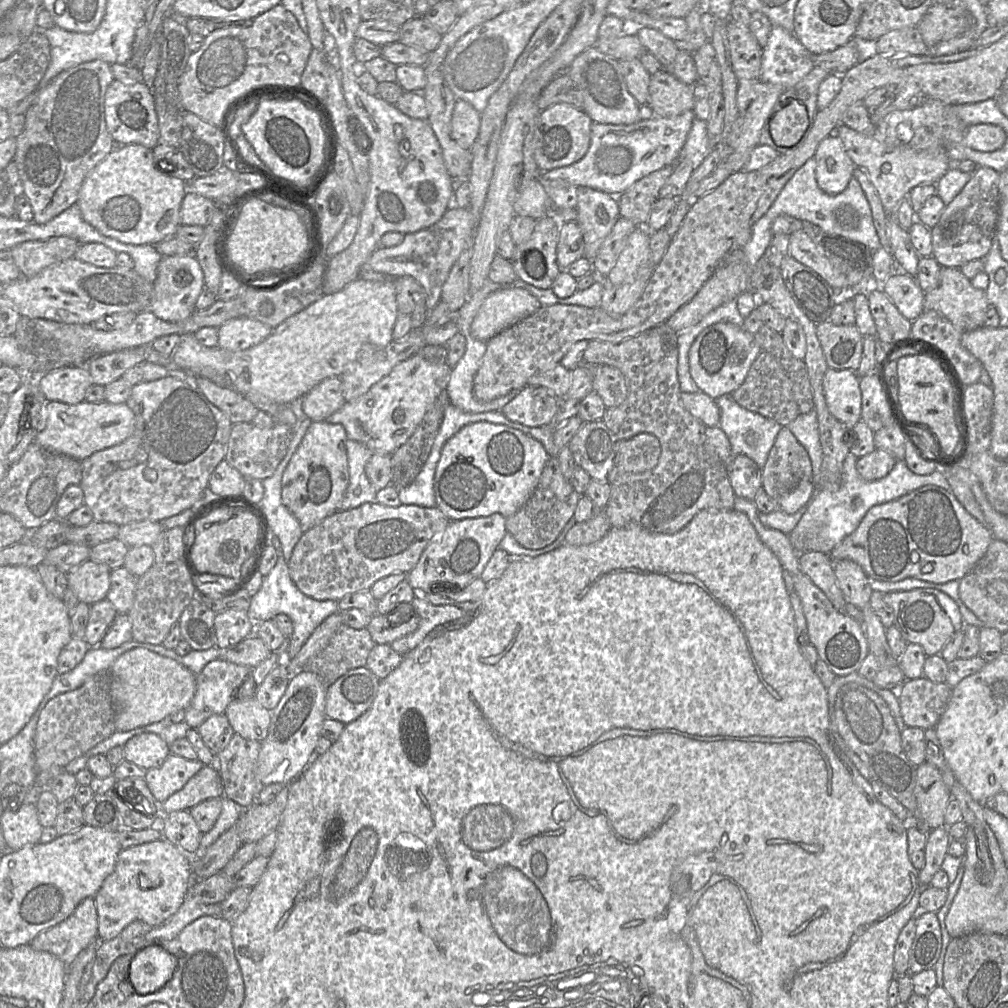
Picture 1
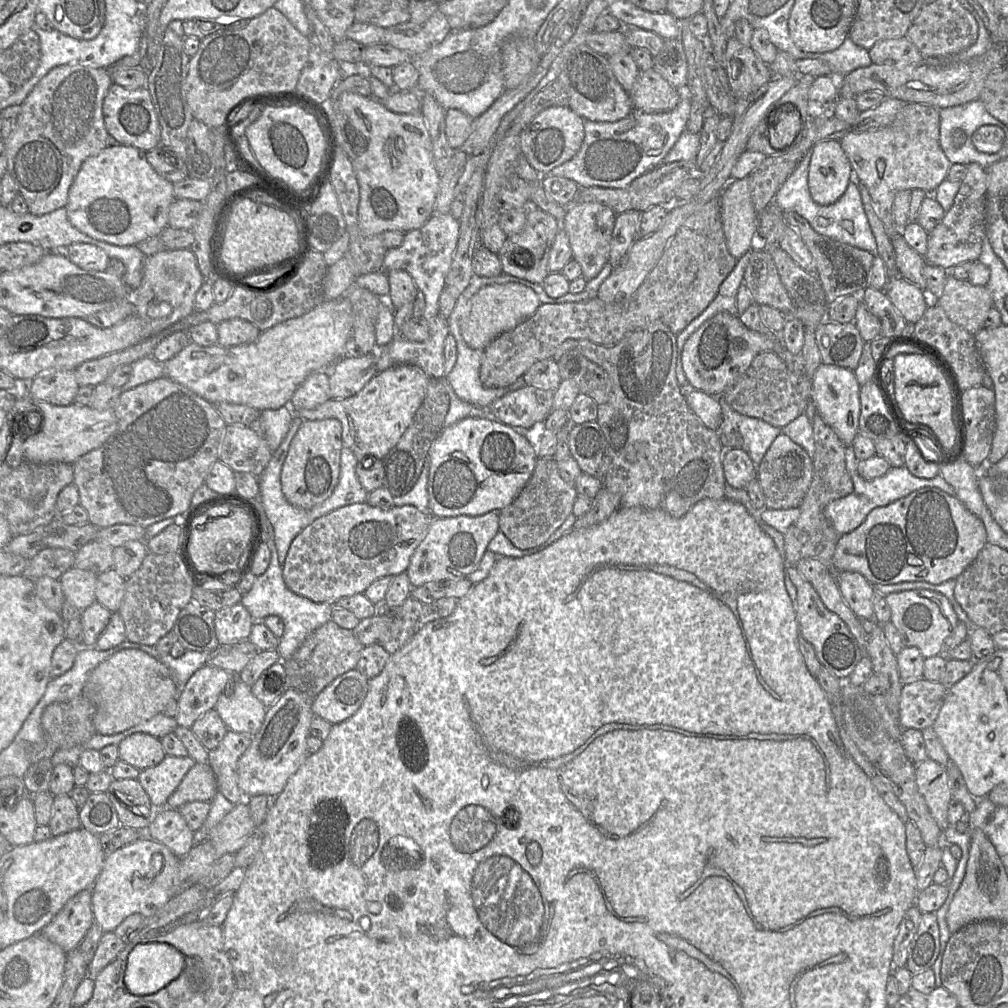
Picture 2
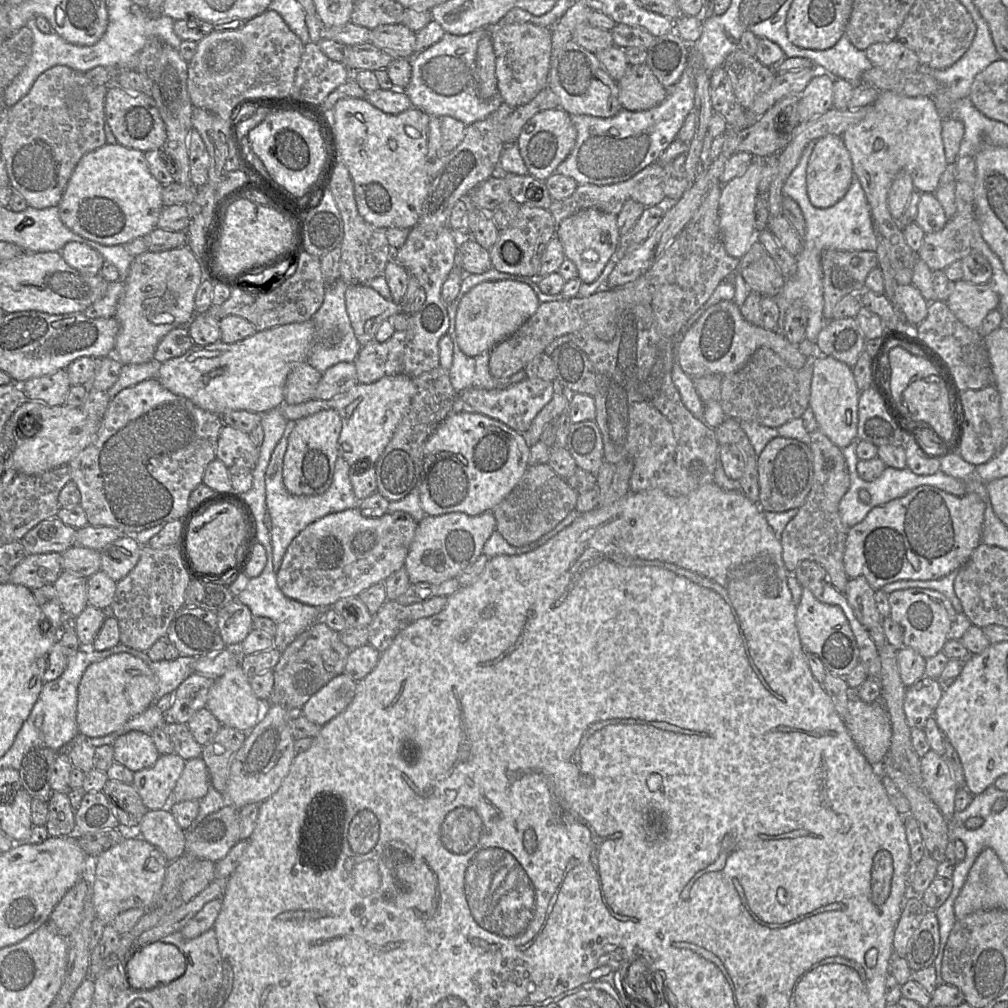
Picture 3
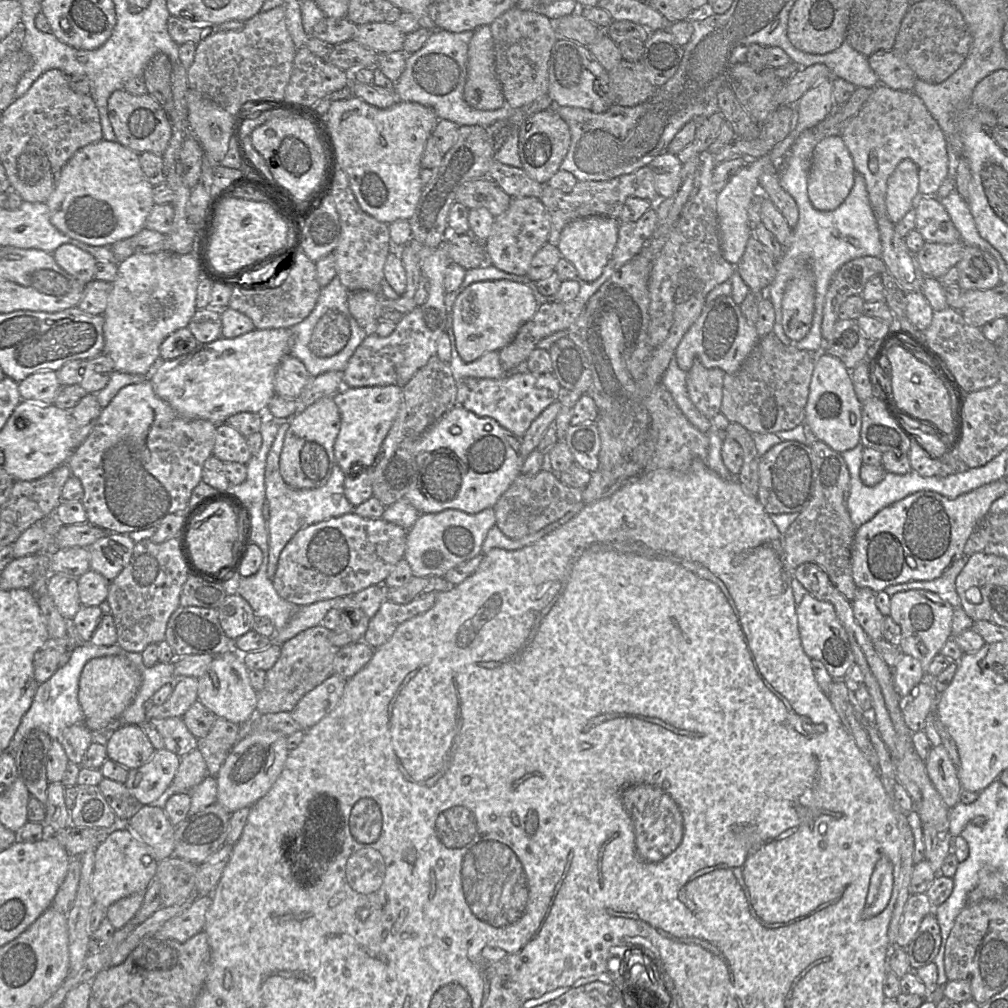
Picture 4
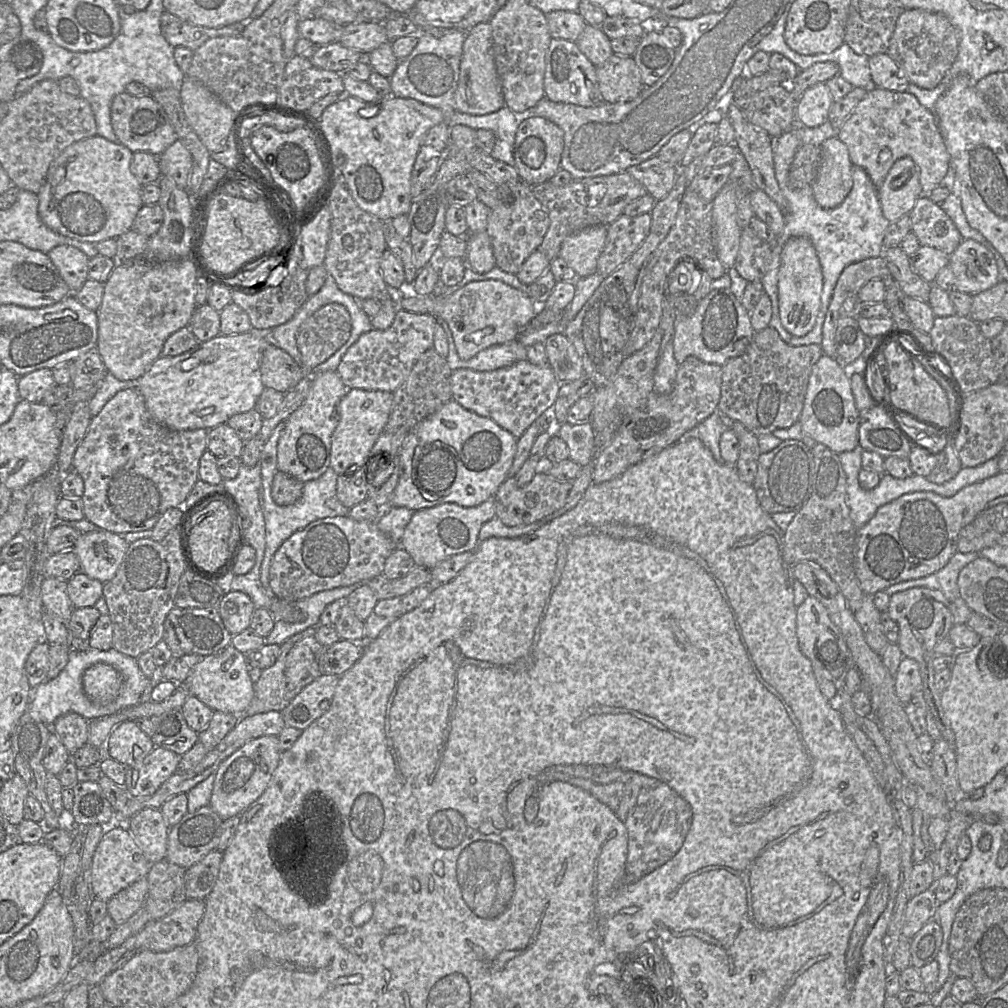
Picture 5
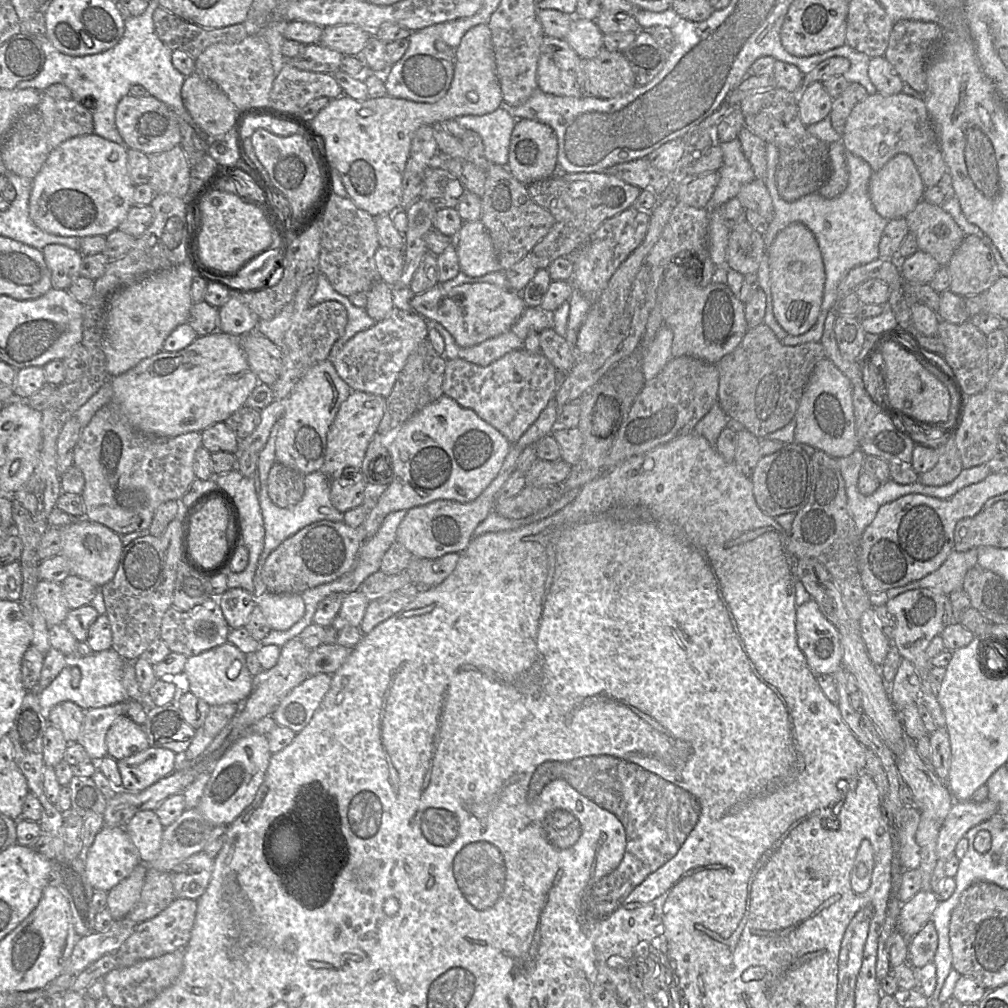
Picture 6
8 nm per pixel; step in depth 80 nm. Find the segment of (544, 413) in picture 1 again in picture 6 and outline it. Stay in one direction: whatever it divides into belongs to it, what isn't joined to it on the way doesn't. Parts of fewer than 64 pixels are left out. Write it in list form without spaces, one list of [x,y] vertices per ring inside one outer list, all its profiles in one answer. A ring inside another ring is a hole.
[[[526,349],[511,351],[501,358],[495,360],[488,366],[479,366],[474,363],[468,362],[462,358],[456,358],[446,360],[446,367],[443,380],[443,392],[445,395],[454,399],[460,406],[471,409],[484,421],[496,428],[502,433],[510,443],[516,443],[524,432],[537,420],[540,413],[547,406],[551,399],[555,399],[555,393],[557,391],[557,370],[553,364],[542,353],[531,353]]]

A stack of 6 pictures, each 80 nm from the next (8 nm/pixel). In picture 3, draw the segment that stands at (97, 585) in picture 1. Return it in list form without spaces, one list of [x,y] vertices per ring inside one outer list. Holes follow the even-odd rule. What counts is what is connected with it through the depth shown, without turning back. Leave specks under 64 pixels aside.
[[[62,572],[53,583],[62,609],[77,617],[88,606],[87,578]]]

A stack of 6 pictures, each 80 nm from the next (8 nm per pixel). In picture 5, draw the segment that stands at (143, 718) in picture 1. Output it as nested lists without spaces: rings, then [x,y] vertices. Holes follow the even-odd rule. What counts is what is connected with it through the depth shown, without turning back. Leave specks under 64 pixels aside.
[[[97,663],[83,674],[83,690],[87,698],[98,705],[106,705],[117,698],[122,686],[122,676],[112,666]]]

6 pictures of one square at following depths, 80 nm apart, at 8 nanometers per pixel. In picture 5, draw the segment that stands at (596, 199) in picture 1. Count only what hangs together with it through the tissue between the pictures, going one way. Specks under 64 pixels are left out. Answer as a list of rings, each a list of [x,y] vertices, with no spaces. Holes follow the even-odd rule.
[[[594,225],[564,239],[558,257],[571,267],[578,277],[597,272],[597,262],[605,247],[607,225]]]

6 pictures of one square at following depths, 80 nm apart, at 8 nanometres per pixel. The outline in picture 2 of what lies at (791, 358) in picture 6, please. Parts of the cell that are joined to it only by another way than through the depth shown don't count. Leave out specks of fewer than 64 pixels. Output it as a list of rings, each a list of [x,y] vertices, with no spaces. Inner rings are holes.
[[[764,351],[753,359],[741,378],[727,388],[723,396],[738,413],[782,428],[804,413],[811,401],[811,383],[812,380],[807,376],[797,377],[792,374],[774,352]]]

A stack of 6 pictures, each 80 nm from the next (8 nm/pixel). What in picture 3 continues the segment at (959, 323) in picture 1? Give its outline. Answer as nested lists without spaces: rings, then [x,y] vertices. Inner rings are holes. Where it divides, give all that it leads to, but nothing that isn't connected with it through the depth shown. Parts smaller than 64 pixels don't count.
[[[959,280],[953,283],[946,304],[963,324],[979,330],[987,314],[998,308],[999,295],[990,284],[977,285]]]

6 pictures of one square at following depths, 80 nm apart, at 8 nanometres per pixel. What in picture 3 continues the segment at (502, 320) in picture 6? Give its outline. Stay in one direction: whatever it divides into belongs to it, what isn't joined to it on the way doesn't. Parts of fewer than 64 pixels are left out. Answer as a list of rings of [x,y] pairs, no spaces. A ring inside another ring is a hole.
[[[501,280],[487,281],[474,286],[461,299],[456,313],[456,335],[461,351],[469,357],[490,351],[511,336],[537,310],[540,301],[525,283]],[[348,285],[345,298],[351,325],[361,346],[375,339],[384,320],[401,312],[400,304],[383,298],[368,285]]]

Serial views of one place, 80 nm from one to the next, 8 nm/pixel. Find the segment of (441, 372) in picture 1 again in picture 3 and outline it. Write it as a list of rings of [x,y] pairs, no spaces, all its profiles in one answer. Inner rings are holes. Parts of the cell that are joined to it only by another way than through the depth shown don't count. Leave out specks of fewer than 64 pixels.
[[[398,374],[385,376],[370,384],[358,383],[344,394],[329,400],[312,399],[300,404],[284,402],[279,409],[287,420],[295,421],[321,410],[336,410],[342,420],[338,438],[338,456],[352,467],[361,461],[375,464],[408,411],[415,392],[413,378],[406,374]]]

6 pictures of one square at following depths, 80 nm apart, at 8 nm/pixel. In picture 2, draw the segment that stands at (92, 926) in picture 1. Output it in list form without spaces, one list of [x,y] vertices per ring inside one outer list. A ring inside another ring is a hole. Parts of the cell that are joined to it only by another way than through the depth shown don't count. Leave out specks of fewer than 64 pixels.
[[[85,889],[73,896],[40,933],[67,953],[80,945],[93,923],[92,891]]]

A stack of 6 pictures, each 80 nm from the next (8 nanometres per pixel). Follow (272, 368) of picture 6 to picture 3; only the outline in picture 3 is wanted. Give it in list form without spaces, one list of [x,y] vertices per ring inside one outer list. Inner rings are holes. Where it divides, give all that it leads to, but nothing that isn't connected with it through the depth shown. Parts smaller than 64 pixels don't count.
[[[307,361],[294,364],[284,387],[285,402],[288,404],[300,404],[314,399],[314,393],[321,377],[322,373]]]

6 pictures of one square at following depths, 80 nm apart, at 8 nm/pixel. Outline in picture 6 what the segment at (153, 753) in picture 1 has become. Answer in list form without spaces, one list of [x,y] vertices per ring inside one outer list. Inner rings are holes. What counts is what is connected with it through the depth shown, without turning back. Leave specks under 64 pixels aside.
[[[127,716],[117,718],[107,731],[107,756],[117,761],[144,751],[149,747],[145,731]]]

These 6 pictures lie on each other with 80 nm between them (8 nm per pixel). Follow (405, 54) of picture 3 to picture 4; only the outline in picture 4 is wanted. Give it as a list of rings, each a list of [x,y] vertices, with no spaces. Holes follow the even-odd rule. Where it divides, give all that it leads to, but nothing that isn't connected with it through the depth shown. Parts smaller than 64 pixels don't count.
[[[374,22],[357,25],[353,40],[377,53],[403,52],[405,34],[393,23]]]

